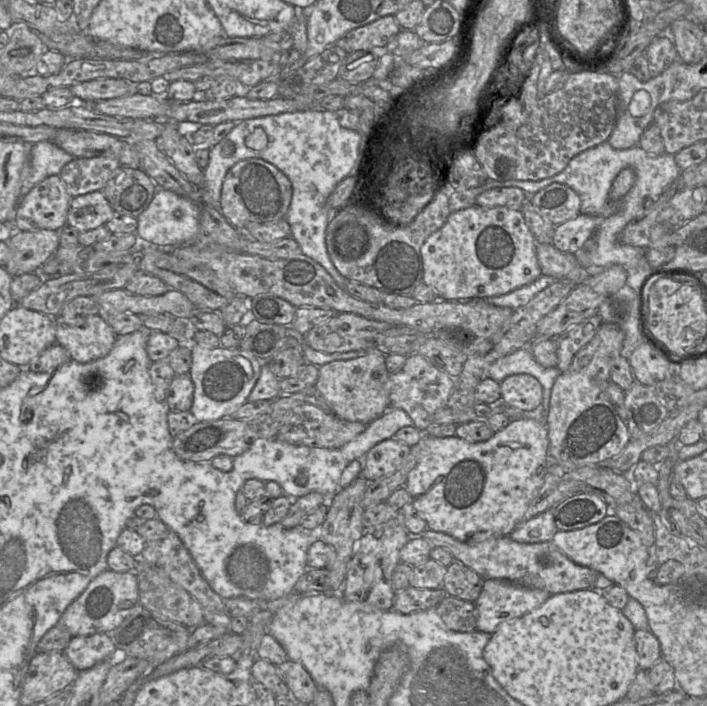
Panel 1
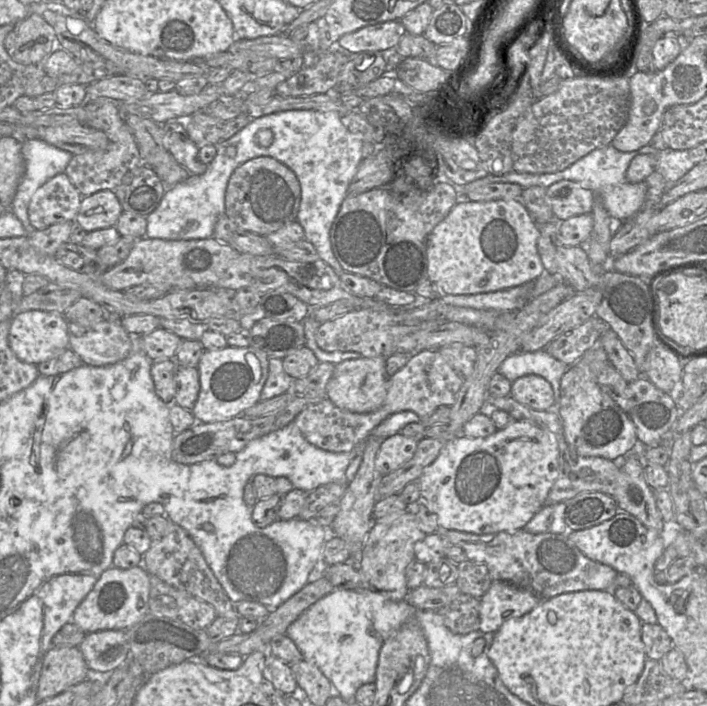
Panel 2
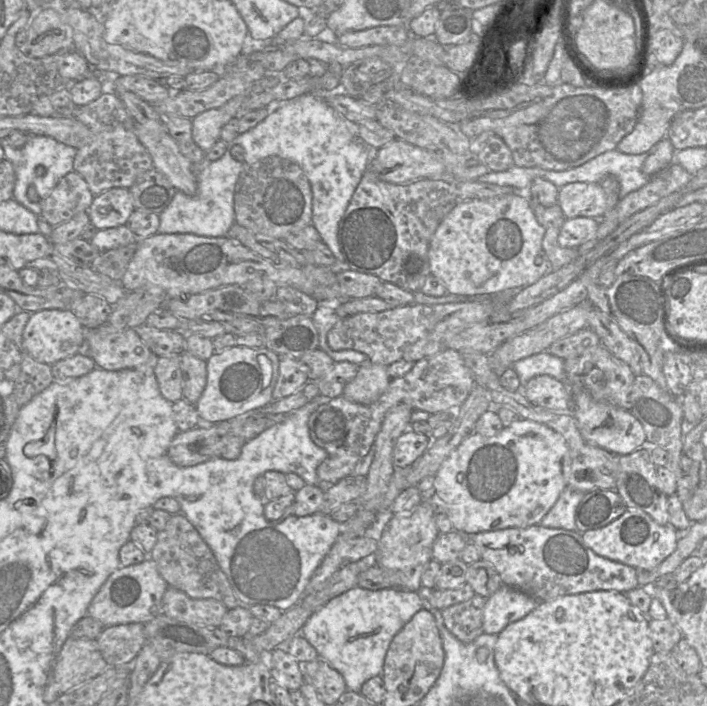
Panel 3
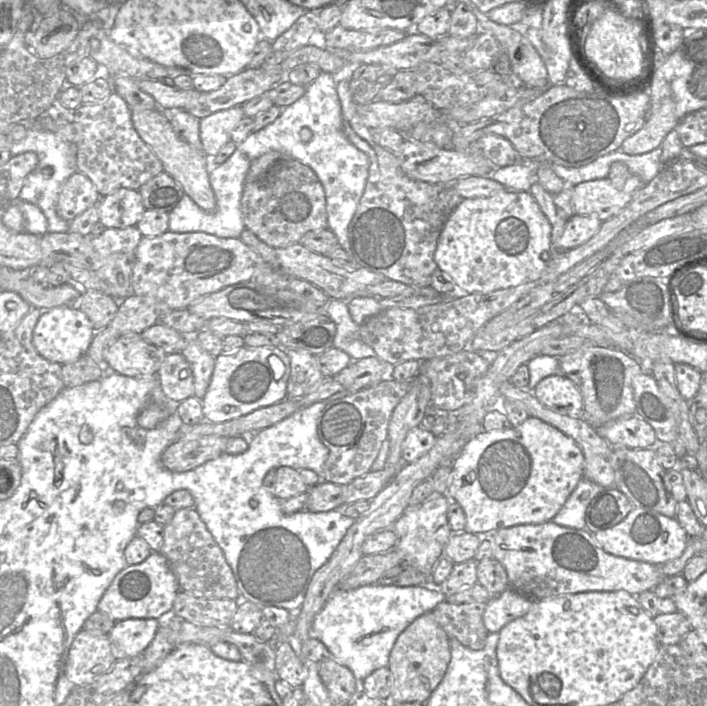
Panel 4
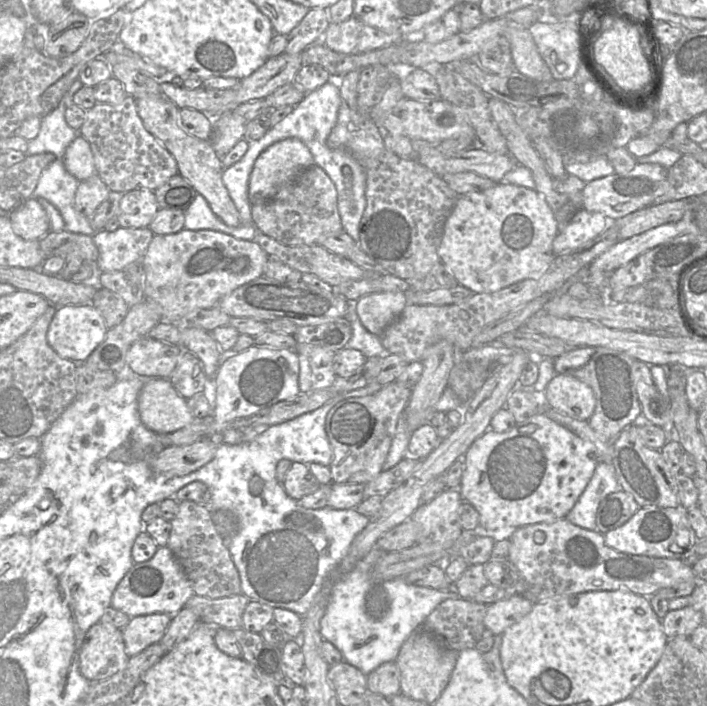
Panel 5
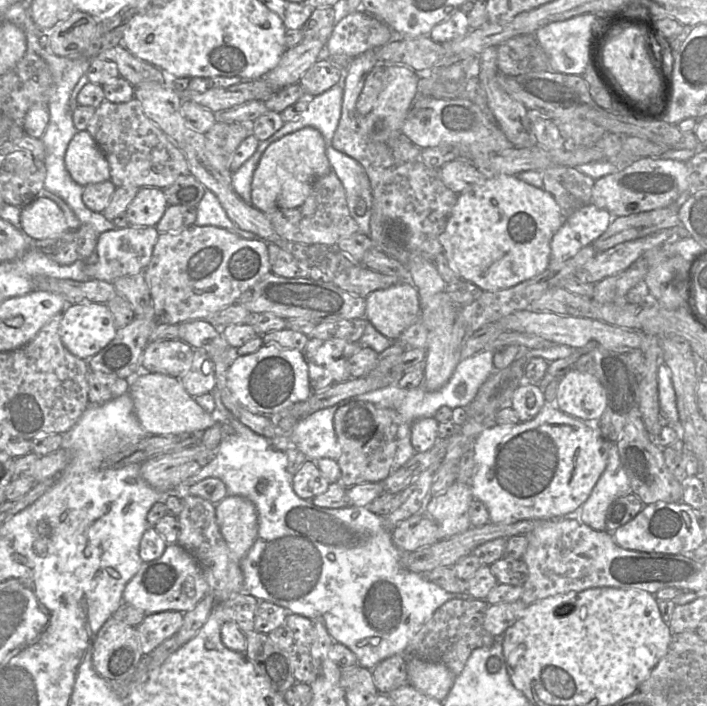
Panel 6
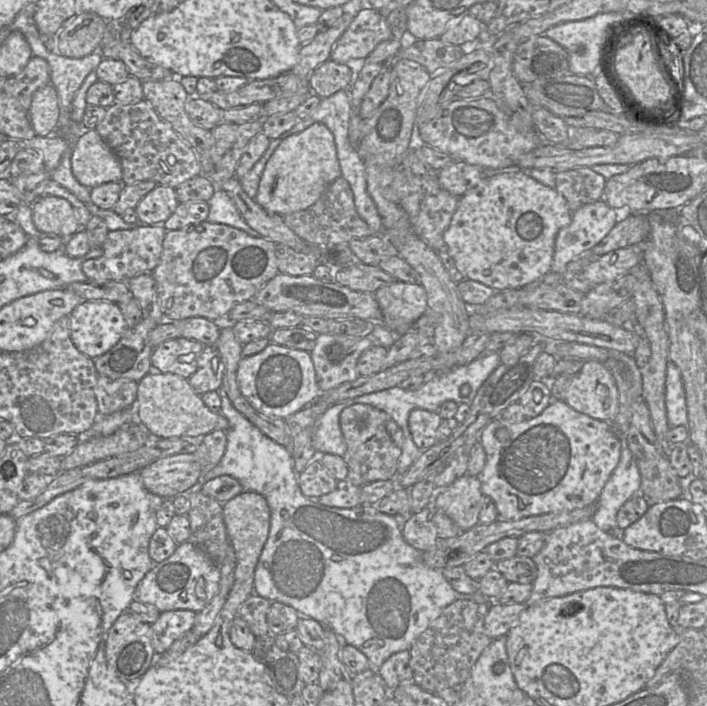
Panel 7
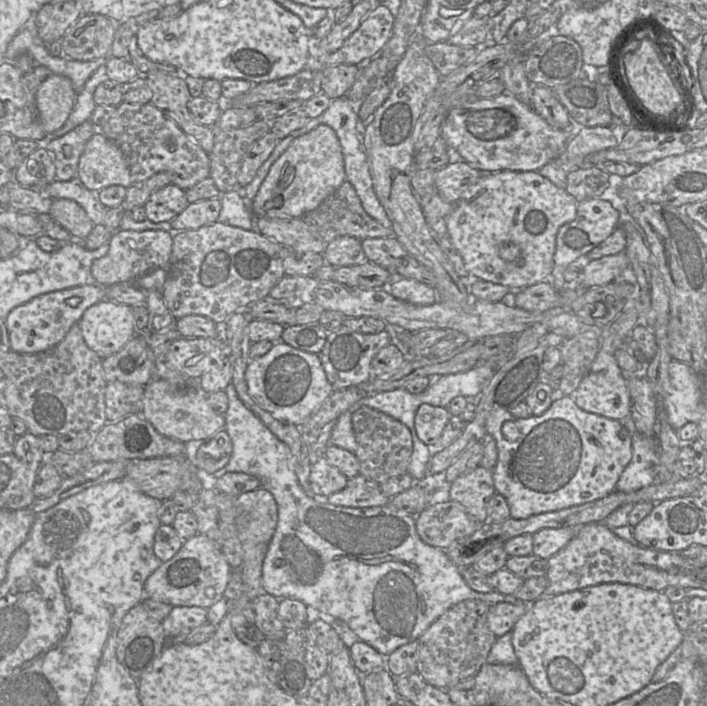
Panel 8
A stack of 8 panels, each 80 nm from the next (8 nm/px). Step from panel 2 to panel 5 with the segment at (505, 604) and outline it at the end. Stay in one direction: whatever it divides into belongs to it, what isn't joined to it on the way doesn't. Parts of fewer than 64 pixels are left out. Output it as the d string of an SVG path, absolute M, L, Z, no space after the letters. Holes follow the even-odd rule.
M512 593L487 606L484 625L494 635L502 635L506 628L527 615L533 605L530 600Z

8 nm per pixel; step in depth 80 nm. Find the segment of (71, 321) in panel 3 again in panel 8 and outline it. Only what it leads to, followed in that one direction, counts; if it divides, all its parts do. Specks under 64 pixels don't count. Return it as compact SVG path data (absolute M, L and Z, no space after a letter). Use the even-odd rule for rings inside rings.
M106 299L90 306L78 324L86 345L102 359L121 350L136 334L132 308Z

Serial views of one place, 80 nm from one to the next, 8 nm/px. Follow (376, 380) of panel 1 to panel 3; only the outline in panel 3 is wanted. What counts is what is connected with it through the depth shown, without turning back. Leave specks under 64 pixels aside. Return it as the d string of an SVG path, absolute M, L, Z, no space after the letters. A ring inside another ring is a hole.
M367 359L360 364L356 376L344 386L342 396L358 404L372 404L386 392L390 380L385 366Z

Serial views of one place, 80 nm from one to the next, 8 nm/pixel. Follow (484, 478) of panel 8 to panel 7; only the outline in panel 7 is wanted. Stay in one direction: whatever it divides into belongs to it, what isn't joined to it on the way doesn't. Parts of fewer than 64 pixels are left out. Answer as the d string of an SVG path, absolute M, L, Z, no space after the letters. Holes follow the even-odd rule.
M465 475L439 490L432 504L465 532L479 524L479 512L485 497L479 478Z

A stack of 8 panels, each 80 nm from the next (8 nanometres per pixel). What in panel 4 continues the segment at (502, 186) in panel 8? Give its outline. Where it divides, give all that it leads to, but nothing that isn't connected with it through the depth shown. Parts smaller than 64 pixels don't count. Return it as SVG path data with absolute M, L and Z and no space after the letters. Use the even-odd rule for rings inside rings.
M505 188L489 197L462 199L445 221L434 253L437 268L451 276L461 293L486 294L538 280L553 258L552 227L528 191Z

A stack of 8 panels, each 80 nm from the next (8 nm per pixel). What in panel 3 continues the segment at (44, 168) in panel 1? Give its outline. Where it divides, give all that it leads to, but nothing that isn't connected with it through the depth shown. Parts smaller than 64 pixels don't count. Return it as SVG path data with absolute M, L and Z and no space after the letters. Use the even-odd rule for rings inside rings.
M28 135L24 146L20 148L7 144L5 140L1 140L1 145L4 149L5 159L11 161L15 167L16 182L12 199L15 199L39 217L39 233L48 236L54 227L40 218L41 205L36 202L40 202L40 199L46 199L59 180L73 171L73 162L77 149L61 143L52 137L42 135ZM38 166L45 168L46 173L44 176L37 175L36 168Z

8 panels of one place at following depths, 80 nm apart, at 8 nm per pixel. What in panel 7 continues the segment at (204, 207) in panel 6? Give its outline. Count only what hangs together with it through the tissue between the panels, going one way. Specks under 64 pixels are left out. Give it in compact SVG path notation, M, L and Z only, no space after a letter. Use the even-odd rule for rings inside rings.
M215 191L207 203L209 205L207 222L224 224L242 230L250 236L260 236L244 221L234 202L225 191Z

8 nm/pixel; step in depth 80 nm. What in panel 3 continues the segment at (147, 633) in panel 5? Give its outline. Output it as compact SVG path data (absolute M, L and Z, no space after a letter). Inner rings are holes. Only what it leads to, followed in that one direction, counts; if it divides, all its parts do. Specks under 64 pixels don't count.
M130 622L106 626L96 638L109 666L130 666L146 643L144 623Z

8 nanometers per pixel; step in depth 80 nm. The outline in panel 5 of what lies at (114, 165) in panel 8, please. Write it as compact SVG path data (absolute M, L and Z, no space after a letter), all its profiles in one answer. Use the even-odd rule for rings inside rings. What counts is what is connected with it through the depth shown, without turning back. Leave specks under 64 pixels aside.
M79 133L65 151L64 166L79 182L97 175L90 144Z

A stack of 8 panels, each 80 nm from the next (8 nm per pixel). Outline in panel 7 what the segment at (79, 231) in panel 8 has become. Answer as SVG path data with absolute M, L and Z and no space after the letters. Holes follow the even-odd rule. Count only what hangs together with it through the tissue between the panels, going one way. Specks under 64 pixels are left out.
M38 197L31 204L37 230L69 238L81 230L72 205L59 197Z

